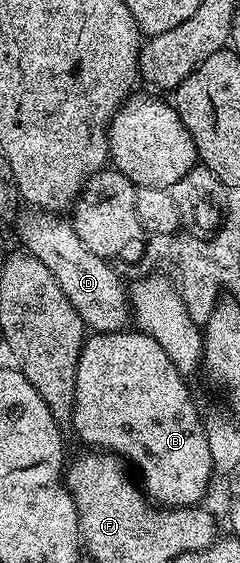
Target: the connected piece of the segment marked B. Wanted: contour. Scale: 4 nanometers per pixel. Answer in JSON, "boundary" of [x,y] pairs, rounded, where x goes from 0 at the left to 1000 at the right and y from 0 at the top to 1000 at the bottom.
{"boundary":[[[596,588],[400,590],[346,606],[321,643],[321,700],[296,760],[363,792],[508,813],[571,845],[579,837],[575,851],[600,876],[683,904],[825,897],[888,854],[854,746],[829,741],[829,725],[779,682],[671,615]]]}

